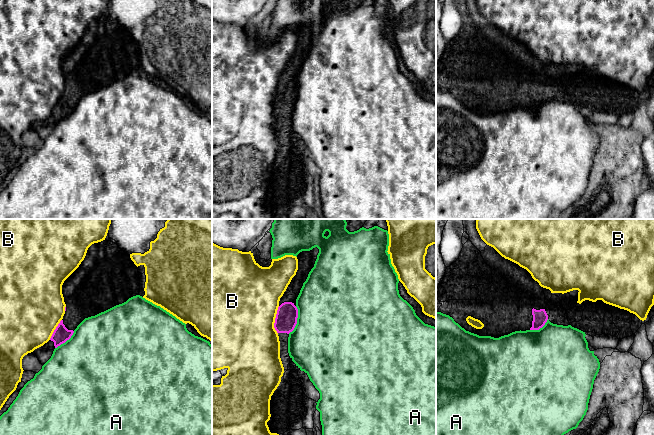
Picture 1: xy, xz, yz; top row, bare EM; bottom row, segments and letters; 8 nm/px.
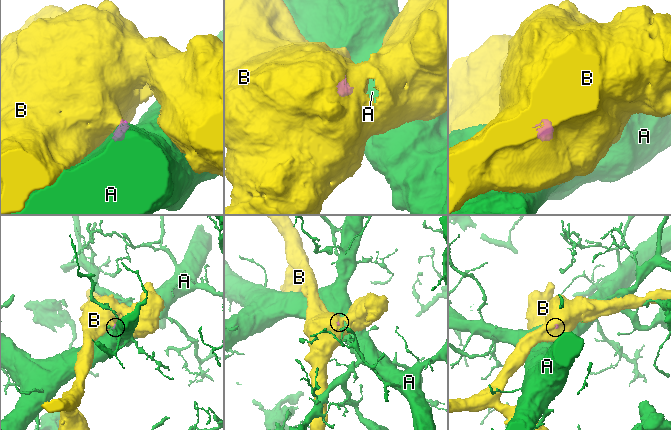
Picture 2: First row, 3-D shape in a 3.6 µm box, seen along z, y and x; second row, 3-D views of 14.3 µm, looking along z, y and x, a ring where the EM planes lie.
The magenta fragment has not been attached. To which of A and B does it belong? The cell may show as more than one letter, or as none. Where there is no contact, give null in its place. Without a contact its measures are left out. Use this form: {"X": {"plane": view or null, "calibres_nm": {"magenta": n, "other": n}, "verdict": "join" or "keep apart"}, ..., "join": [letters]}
{"A": {"plane": "xz", "calibres_nm": {"magenta": 180, "other": 480}, "verdict": "keep apart"}, "B": {"plane": "xz", "calibres_nm": {"magenta": 180, "other": 480}, "verdict": "keep apart"}, "join": []}

